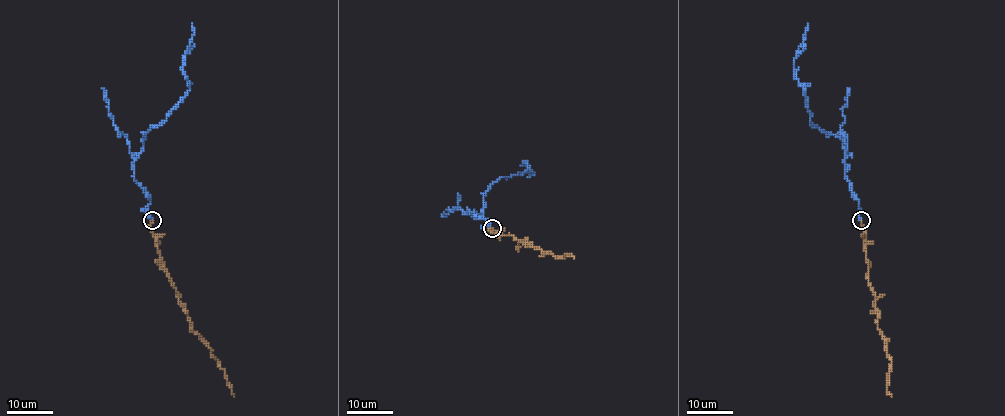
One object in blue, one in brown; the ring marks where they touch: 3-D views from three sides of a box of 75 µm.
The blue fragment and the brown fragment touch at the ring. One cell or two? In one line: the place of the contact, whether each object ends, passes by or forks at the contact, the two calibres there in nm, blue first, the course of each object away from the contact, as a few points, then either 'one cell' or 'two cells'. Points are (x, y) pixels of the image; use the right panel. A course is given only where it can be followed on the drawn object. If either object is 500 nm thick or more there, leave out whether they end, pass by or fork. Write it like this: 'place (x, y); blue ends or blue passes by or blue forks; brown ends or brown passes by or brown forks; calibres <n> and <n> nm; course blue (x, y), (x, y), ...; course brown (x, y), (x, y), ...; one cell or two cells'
place (861, 220); blue ends; brown ends; calibres 220 and 190 nm; course blue (860, 220), (858, 200), (845, 178), (848, 147), (837, 136), (811, 123), (807, 98), (793, 71), (808, 24); course brown (860, 221), (867, 281), (874, 295), (878, 329), (891, 360), (887, 376), (891, 396); one cell

